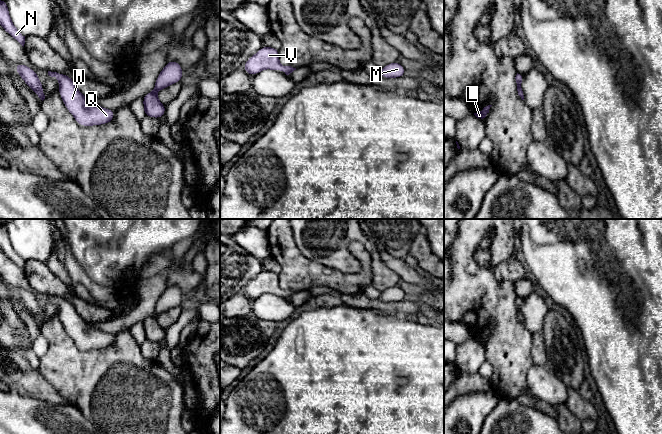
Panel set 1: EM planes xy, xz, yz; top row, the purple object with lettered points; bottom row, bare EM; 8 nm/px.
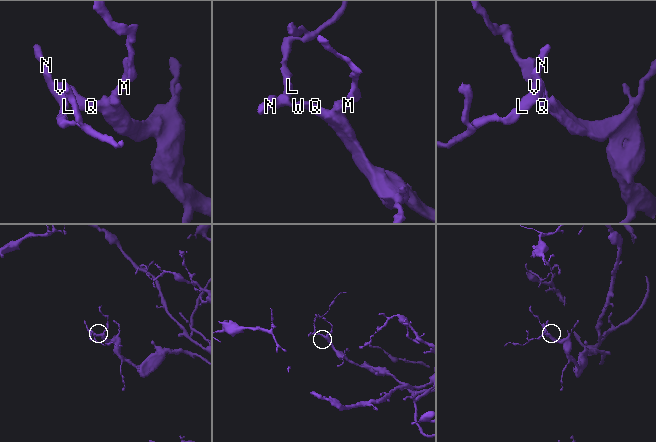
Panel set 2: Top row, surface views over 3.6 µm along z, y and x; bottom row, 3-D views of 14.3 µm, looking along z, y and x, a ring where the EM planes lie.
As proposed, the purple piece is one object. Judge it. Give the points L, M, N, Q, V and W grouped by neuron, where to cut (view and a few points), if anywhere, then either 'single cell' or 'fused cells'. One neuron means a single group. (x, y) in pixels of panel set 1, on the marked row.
L M N Q V W; no cut; single cell

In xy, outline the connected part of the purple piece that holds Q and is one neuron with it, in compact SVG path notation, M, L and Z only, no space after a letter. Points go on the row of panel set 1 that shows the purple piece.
M48 71L48 75L59 82L59 94L76 122L81 126L94 126L109 123L114 119L112 109L103 108L91 102L77 88L74 81L66 74Z

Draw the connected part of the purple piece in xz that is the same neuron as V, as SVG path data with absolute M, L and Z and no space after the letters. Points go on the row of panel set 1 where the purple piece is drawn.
M263 46L256 54L251 56L244 64L243 69L250 76L265 69L283 71L286 75L289 75L296 70L296 68L291 66L283 67L279 62L279 50L270 46Z

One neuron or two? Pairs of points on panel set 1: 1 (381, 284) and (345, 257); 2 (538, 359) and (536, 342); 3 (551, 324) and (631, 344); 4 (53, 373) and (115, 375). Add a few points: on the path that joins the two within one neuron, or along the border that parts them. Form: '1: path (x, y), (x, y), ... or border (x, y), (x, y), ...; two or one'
1: path (377, 265), (371, 247), (362, 238), (352, 238); one
2: path (538, 355), (537, 346); one
3: border (566, 311), (574, 320), (581, 334), (585, 349); two
4: path (68, 373), (100, 375); one

